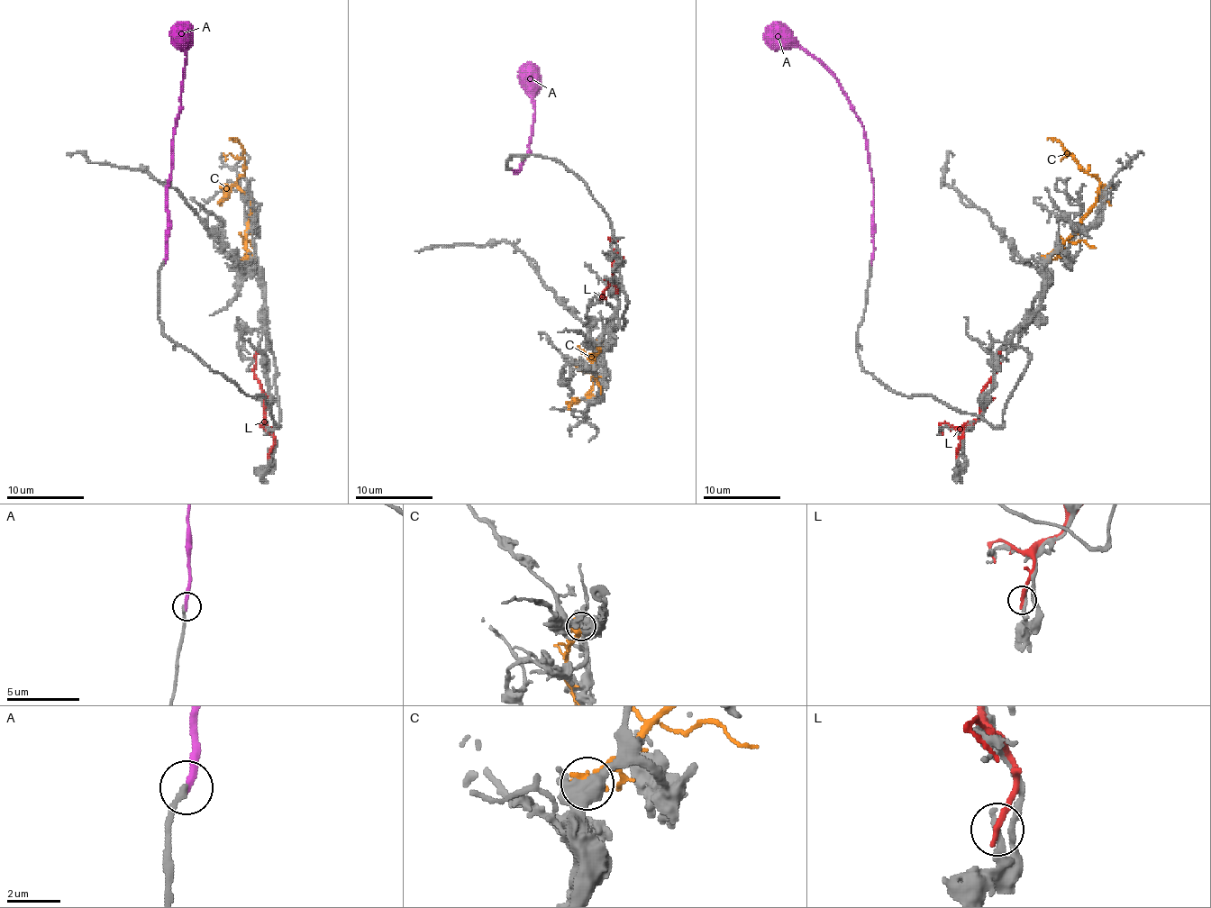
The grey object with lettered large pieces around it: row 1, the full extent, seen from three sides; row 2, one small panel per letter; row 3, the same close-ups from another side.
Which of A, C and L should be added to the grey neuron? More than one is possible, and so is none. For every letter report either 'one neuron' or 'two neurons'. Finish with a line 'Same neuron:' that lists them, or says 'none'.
A: two neurons
C: two neurons
L: two neurons
Same neuron: none

